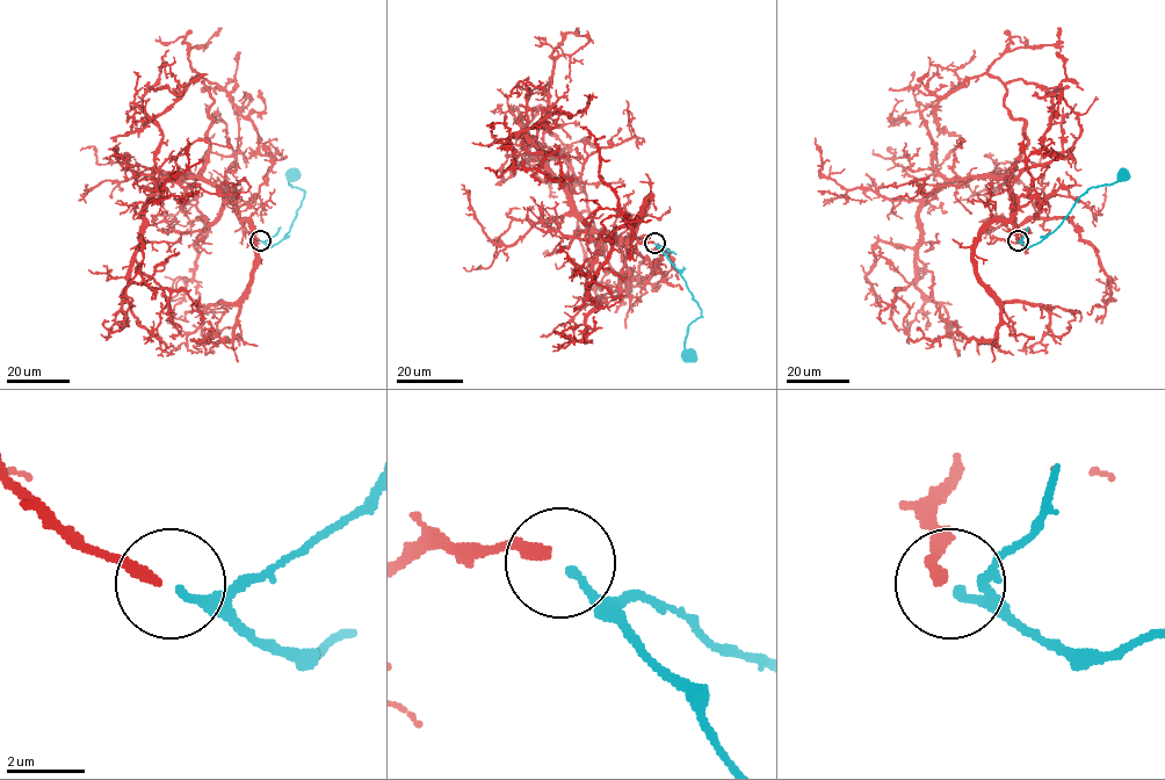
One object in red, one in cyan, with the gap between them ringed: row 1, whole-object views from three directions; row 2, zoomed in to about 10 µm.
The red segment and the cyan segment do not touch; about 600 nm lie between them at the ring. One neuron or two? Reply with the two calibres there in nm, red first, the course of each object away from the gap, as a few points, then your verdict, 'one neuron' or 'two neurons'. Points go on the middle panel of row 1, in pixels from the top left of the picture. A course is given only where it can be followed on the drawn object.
320 nm thick on the red side, 220 nm on the other; red runs (653, 243), (598, 233), (529, 138), (509, 139), (520, 168), (537, 168), (559, 146); cyan runs (655, 243), (686, 281), (701, 311), (689, 324), (685, 345), (688, 353); two neurons

